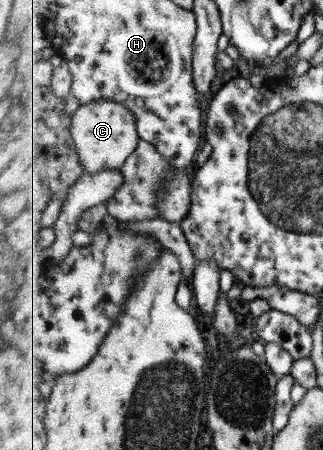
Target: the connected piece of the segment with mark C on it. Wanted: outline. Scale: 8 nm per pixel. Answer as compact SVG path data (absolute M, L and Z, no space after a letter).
M98 100L83 106L77 105L72 110L71 118L71 132L87 174L122 168L141 143L137 117L122 102Z

